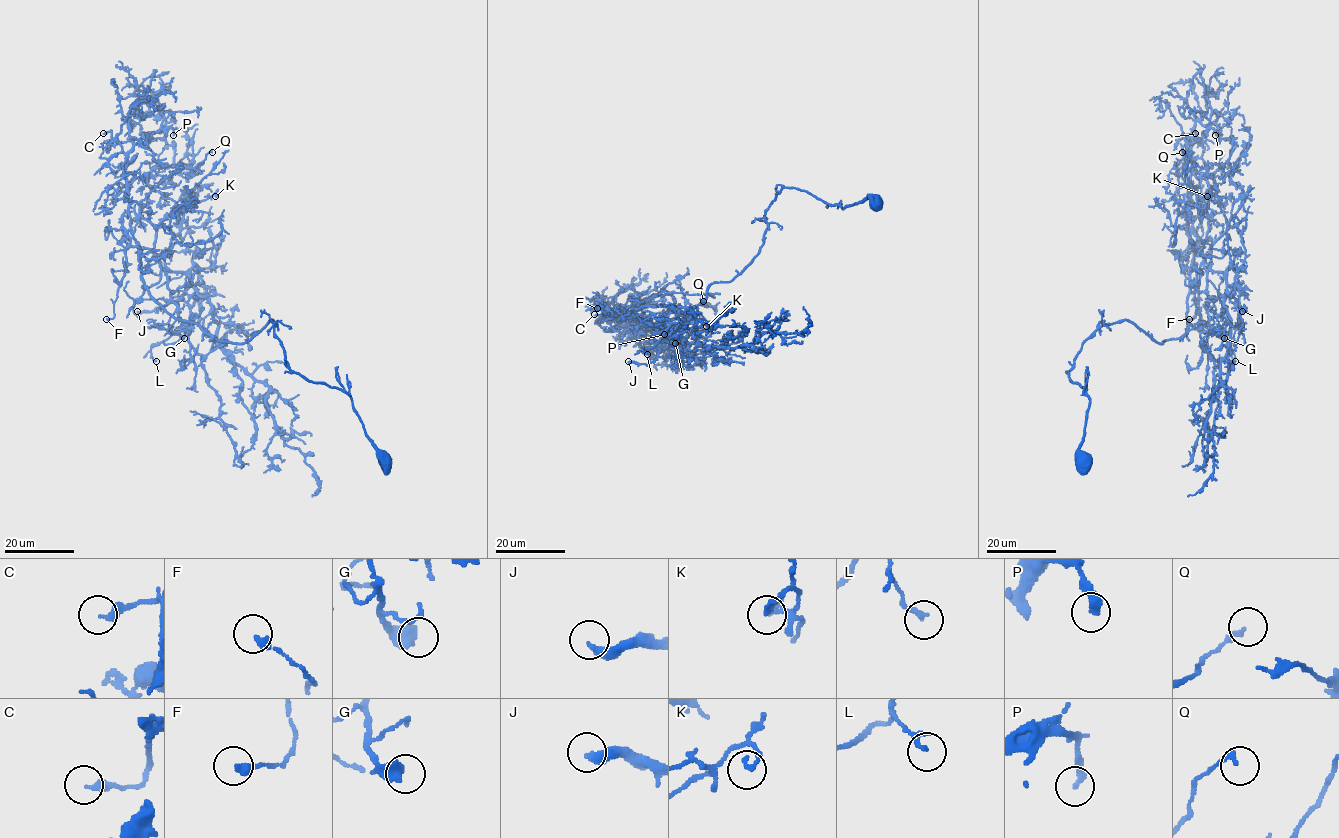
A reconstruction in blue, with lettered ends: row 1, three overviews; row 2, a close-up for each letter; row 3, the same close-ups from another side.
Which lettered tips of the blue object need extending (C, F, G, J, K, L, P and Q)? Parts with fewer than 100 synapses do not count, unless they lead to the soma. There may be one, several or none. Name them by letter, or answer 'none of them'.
none of them

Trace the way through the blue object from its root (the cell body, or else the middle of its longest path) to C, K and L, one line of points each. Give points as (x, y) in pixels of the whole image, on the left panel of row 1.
C: (385, 459), (345, 392), (290, 369), (272, 319), (223, 342), (154, 299), (126, 154), (103, 133)
K: (385, 459), (272, 319), (223, 342), (150, 294), (141, 251), (164, 269), (215, 196)
L: (385, 459), (345, 392), (290, 369), (272, 319), (228, 343), (171, 316), (143, 248), (189, 329), (156, 361)

